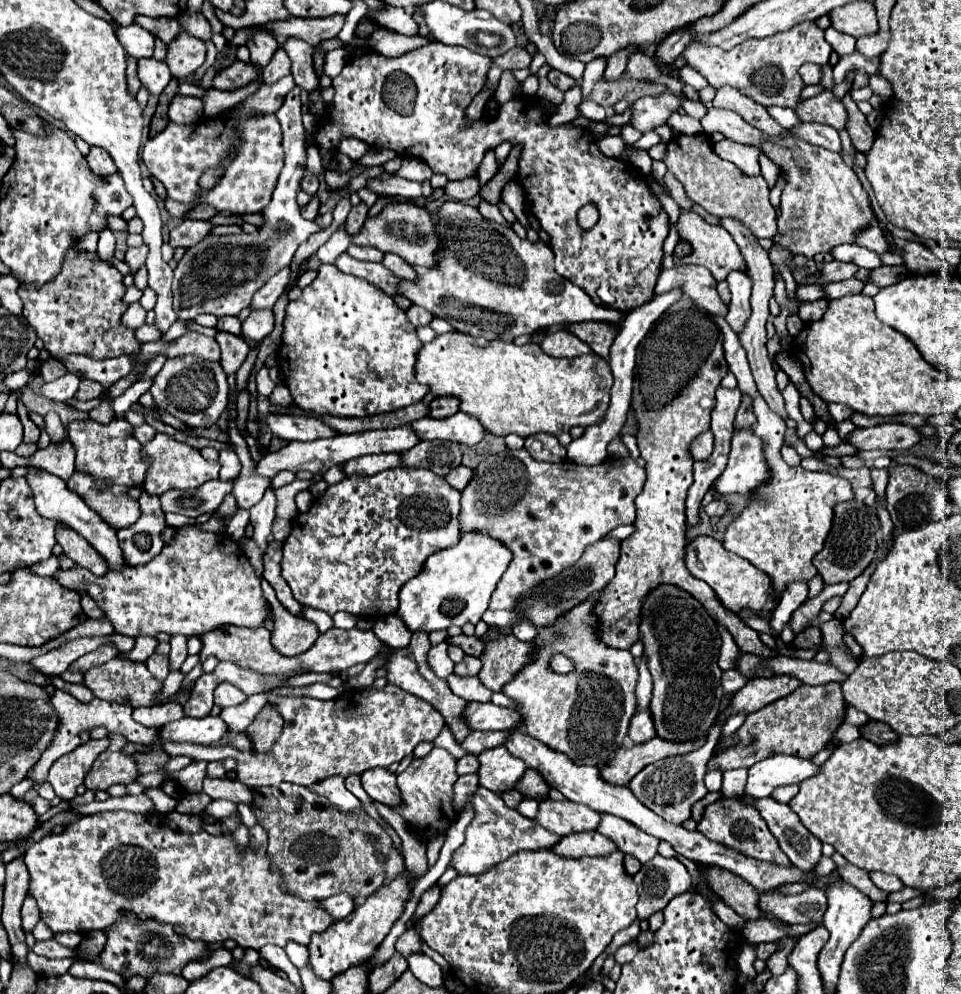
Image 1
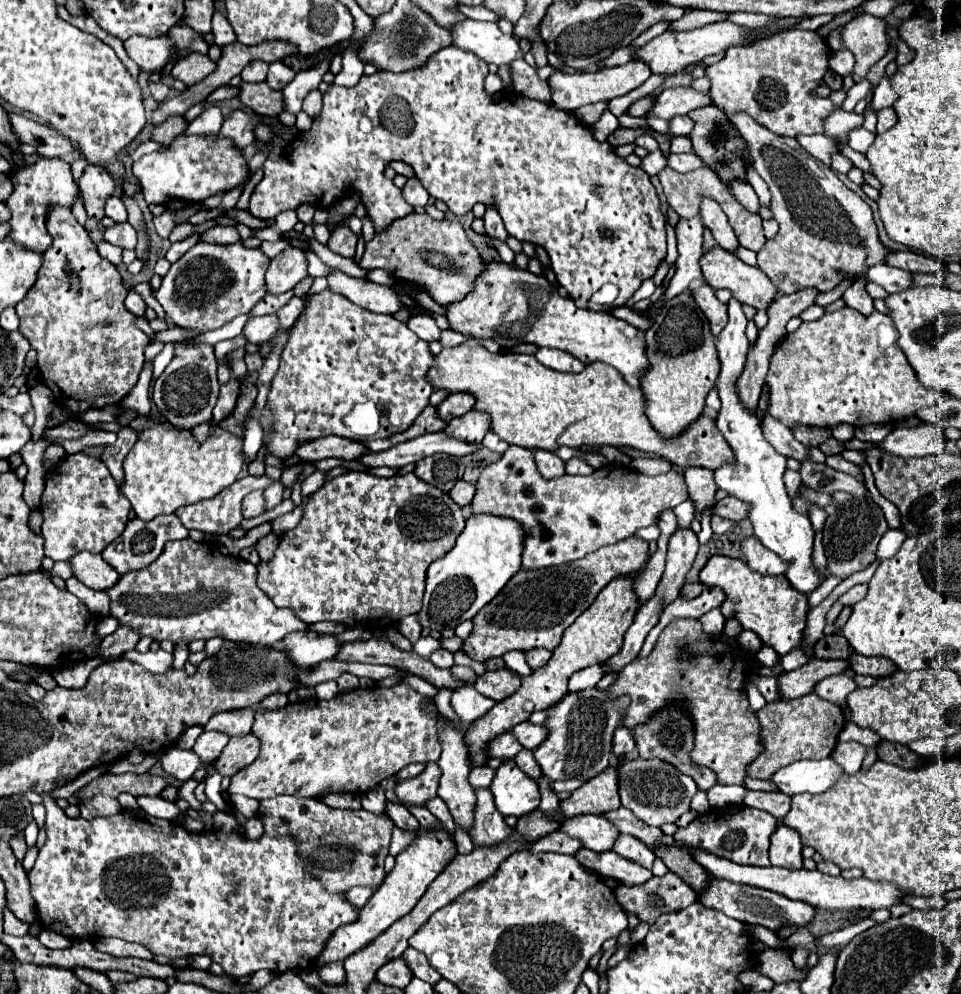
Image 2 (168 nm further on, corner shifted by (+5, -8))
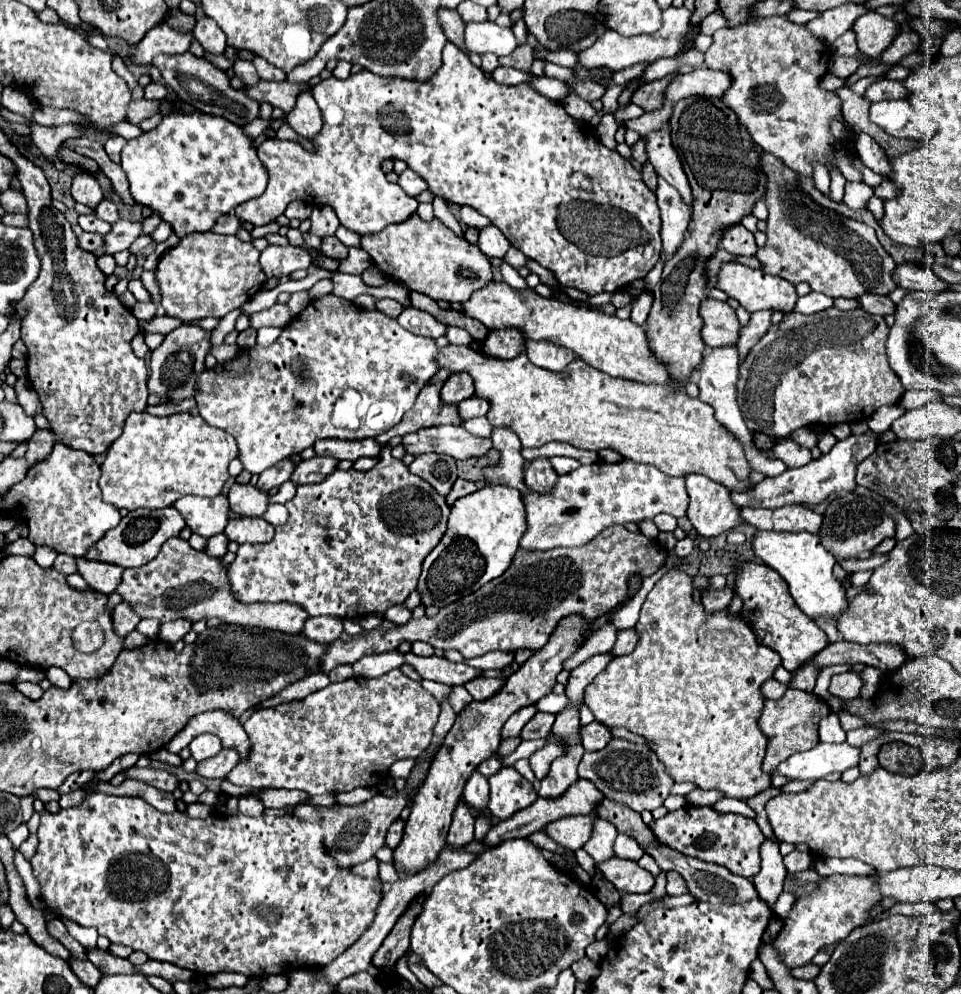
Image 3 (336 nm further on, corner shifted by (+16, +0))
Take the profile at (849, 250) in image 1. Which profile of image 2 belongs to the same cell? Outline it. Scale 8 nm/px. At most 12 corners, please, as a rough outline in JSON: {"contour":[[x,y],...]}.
{"contour":[[891,265],[871,267],[867,279],[887,293],[913,287],[913,275]]}

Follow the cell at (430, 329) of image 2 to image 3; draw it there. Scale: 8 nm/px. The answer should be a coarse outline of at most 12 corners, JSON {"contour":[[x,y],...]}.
{"contour":[[406,307],[398,319],[414,335],[438,339],[446,327],[430,313]]}

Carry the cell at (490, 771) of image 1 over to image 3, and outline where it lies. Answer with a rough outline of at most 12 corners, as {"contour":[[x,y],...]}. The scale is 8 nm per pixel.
{"contour":[[514,767],[490,779],[488,811],[498,819],[532,805],[534,785]]}

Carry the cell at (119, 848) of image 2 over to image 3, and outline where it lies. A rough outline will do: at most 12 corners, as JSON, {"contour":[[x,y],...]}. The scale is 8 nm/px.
{"contour":[[42,811],[56,917],[198,975],[360,939],[380,879],[294,817]]}

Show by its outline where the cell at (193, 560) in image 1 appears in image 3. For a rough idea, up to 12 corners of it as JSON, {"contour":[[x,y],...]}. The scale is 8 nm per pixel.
{"contour":[[172,537],[116,593],[158,623],[300,633],[294,603],[240,603],[228,565]]}

